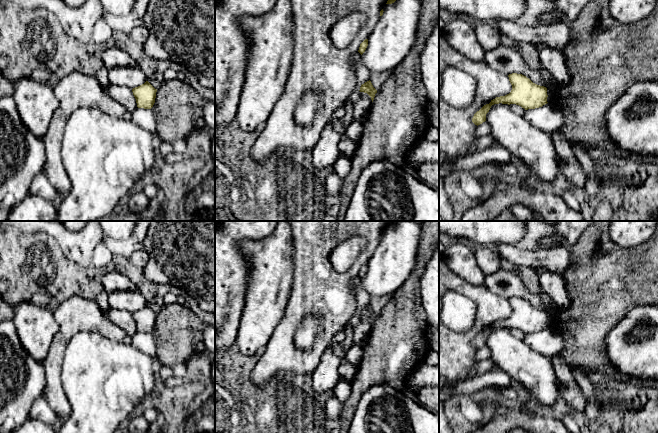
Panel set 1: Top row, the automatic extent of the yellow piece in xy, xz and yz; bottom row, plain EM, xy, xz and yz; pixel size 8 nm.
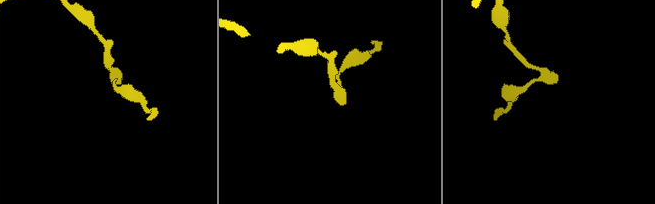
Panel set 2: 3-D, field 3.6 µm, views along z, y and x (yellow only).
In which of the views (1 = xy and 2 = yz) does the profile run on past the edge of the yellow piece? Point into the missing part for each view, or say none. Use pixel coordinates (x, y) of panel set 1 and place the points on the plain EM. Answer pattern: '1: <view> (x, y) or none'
1: none
2: none

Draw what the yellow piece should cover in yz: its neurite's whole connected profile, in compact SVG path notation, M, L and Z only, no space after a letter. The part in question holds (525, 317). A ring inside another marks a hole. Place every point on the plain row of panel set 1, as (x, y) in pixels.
M512 297L508 301L512 309L511 316L505 320L496 321L477 335L472 342L475 349L478 350L486 345L486 338L494 328L516 328L528 334L542 331L548 327L546 311L533 307L522 298Z

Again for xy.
M148 305L133 312L132 316L138 332L151 333L153 331L157 313L155 313Z

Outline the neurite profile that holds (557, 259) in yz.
M497 244L493 246L501 259L522 268L544 269L563 273L571 262L570 248L557 246L549 249L523 250L518 245Z

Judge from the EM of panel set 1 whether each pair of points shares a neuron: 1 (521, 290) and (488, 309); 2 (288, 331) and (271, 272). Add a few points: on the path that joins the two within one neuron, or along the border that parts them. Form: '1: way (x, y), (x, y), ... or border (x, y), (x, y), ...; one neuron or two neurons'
1: border (486, 287), (507, 299); two neurons
2: border (291, 291), (283, 316), (272, 334); two neurons

